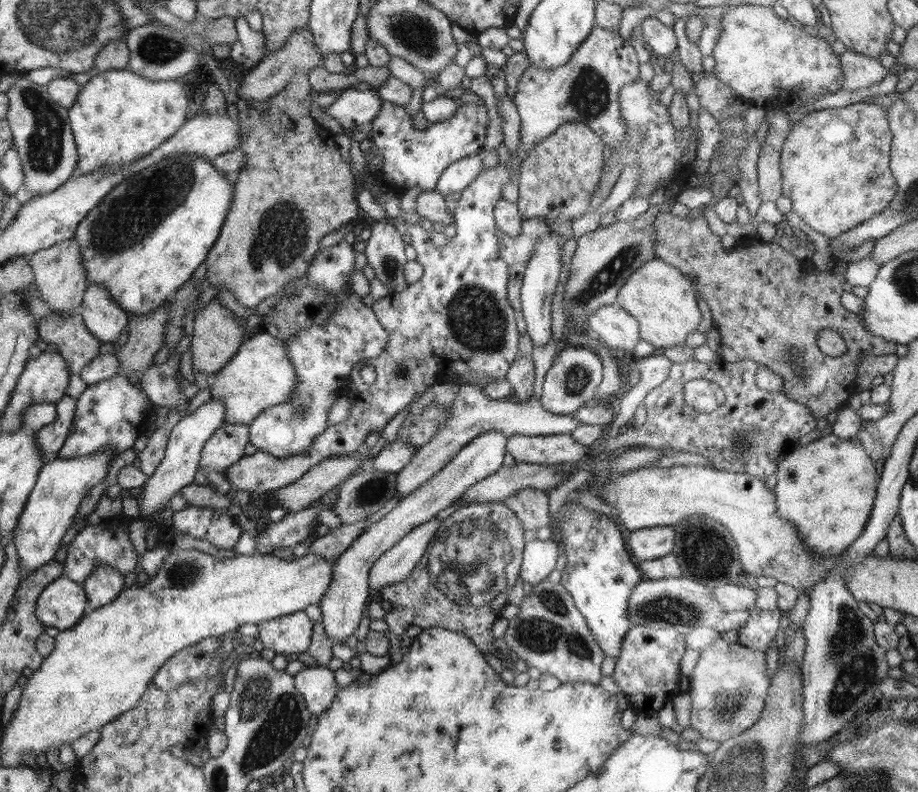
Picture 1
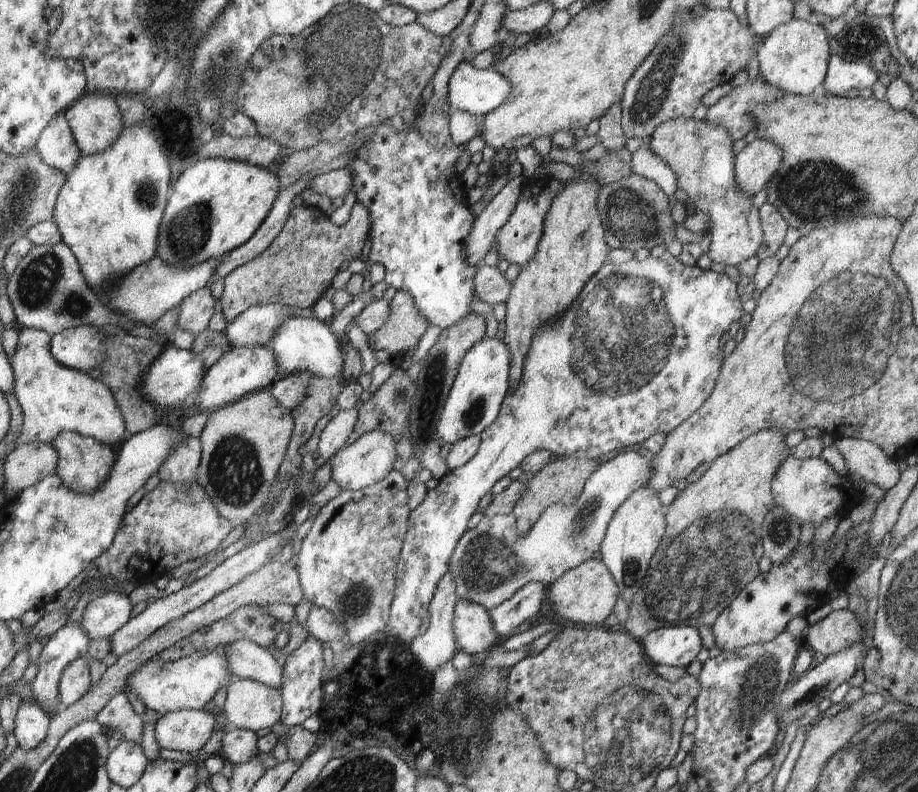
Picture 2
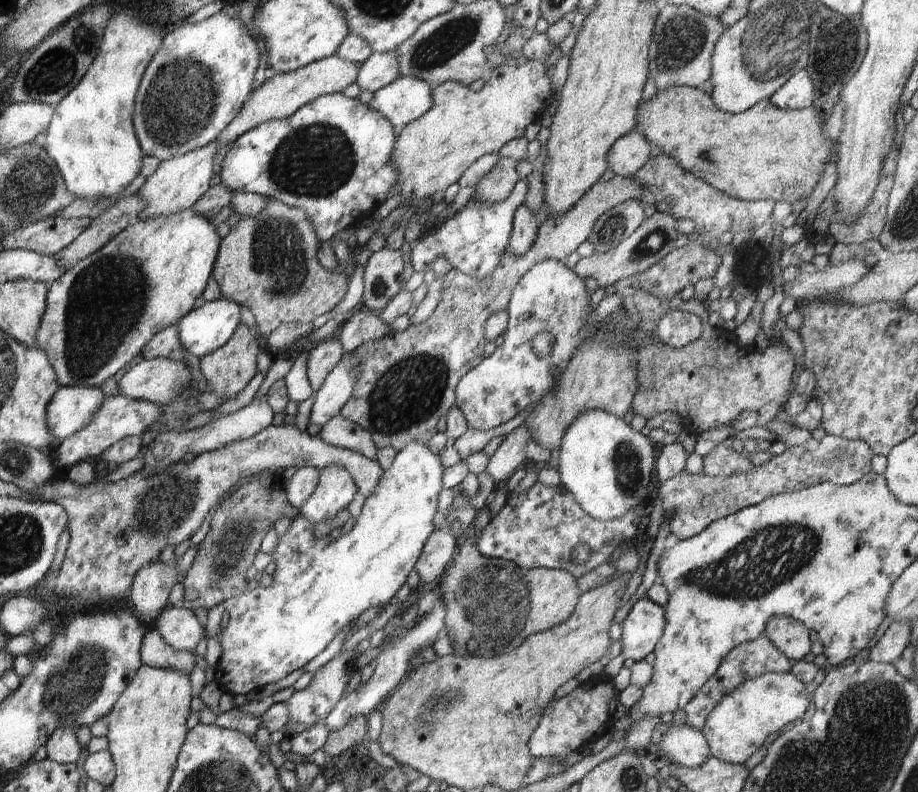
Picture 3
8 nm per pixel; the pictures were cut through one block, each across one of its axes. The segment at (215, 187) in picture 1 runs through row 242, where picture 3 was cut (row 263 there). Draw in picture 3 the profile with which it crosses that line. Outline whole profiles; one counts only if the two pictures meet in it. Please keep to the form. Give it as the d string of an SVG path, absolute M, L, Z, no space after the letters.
M191 209L177 212L175 215L159 216L148 220L136 221L128 225L121 233L108 241L98 252L82 259L76 266L67 270L60 278L57 278L48 287L46 308L36 331L37 346L42 349L49 358L52 368L56 371L59 385L67 387L98 387L110 378L120 368L128 367L128 362L141 353L144 345L161 330L166 327L177 326L178 321L185 317L194 308L196 298L200 297L206 288L208 279L212 276L214 261L218 254L221 238L217 234L217 227L207 218L196 214Z

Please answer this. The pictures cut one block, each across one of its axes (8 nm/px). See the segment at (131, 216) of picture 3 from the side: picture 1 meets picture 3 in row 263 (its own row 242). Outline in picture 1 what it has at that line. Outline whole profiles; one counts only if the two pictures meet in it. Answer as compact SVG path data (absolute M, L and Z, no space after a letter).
M74 237L54 244L54 246L39 250L28 256L34 283L42 295L42 299L54 312L77 312L88 285L86 267L82 265L82 253L78 249L78 241Z

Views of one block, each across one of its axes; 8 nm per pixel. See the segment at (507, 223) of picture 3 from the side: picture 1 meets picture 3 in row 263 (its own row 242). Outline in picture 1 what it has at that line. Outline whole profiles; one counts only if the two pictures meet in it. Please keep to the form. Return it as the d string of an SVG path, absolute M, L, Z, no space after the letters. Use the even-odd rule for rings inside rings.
M595 24L565 65L554 69L528 67L520 77L513 99L521 118L520 149L510 154L508 164L485 167L460 193L455 208L456 235L448 240L445 247L433 245L420 223L411 224L402 218L389 217L371 194L370 188L358 194L359 207L374 221L389 220L401 235L410 236L411 245L417 252L415 259L422 263L424 274L404 293L386 295L374 302L373 313L387 333L386 347L377 358L367 363L378 373L375 382L366 384L362 381L362 364L356 364L351 371L350 381L354 389L349 393L352 403L348 419L326 428L306 449L306 453L274 457L272 453L256 451L250 456L244 455L223 473L230 488L250 493L275 491L296 482L311 466L326 458L354 456L360 450L369 450L367 436L384 431L400 410L418 400L432 384L449 381L461 387L474 382L478 384L477 388L482 386L482 390L488 384L506 379L518 357L521 334L515 320L517 312L508 301L508 266L498 250L499 228L494 208L503 200L502 188L512 183L512 168L519 174L522 160L534 144L554 134L554 130L558 130L564 122L582 122L590 126L607 146L618 146L622 138L626 138L626 121L620 113L620 90L622 86L640 80L639 64L636 51L628 40L624 40L619 32ZM438 350L442 350L440 356ZM438 358L442 364L438 364ZM432 360L436 366L452 366L458 360L464 362L464 366L438 370L432 366ZM466 374L471 376L467 378Z

